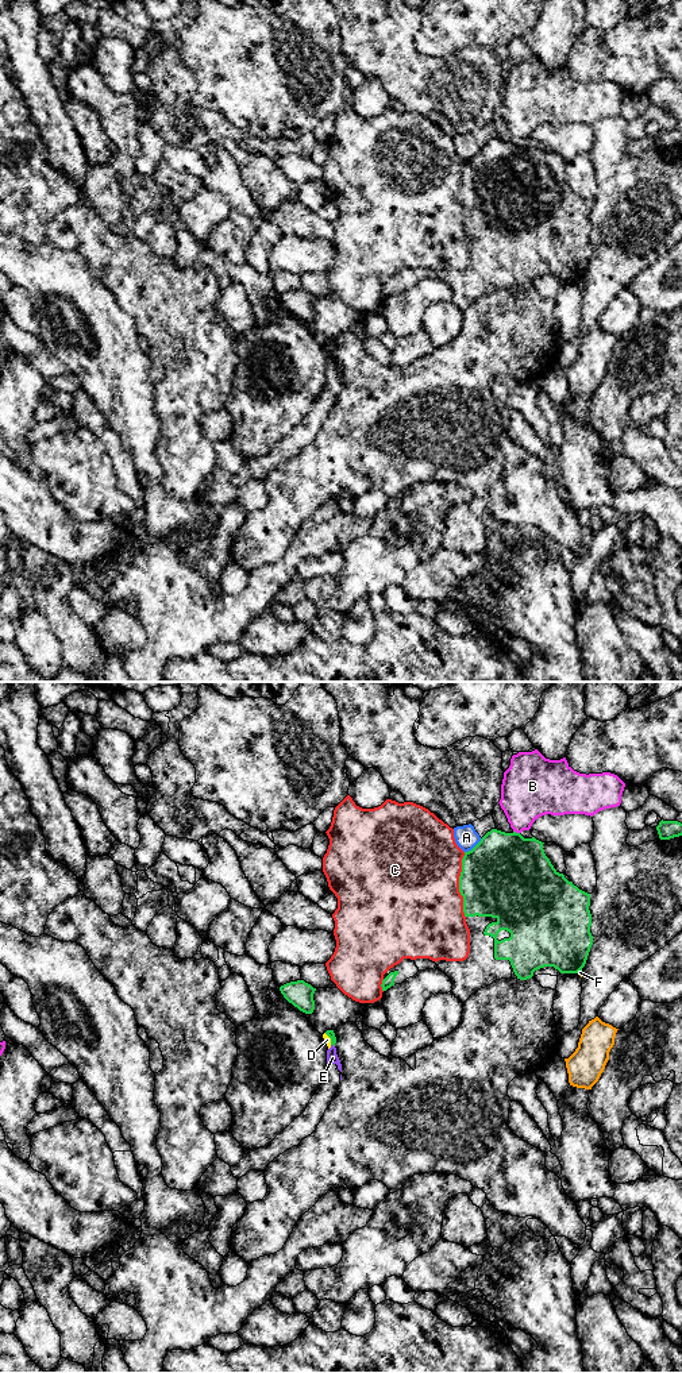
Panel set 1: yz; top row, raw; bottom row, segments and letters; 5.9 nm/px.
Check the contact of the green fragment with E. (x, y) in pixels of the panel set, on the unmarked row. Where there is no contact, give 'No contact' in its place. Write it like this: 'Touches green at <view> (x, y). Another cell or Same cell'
Touches green at yz (332, 353). Another cell

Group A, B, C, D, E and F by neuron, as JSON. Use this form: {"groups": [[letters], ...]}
{"groups": [["A"], ["B"], ["C"], ["D", "E"], ["F"]]}

